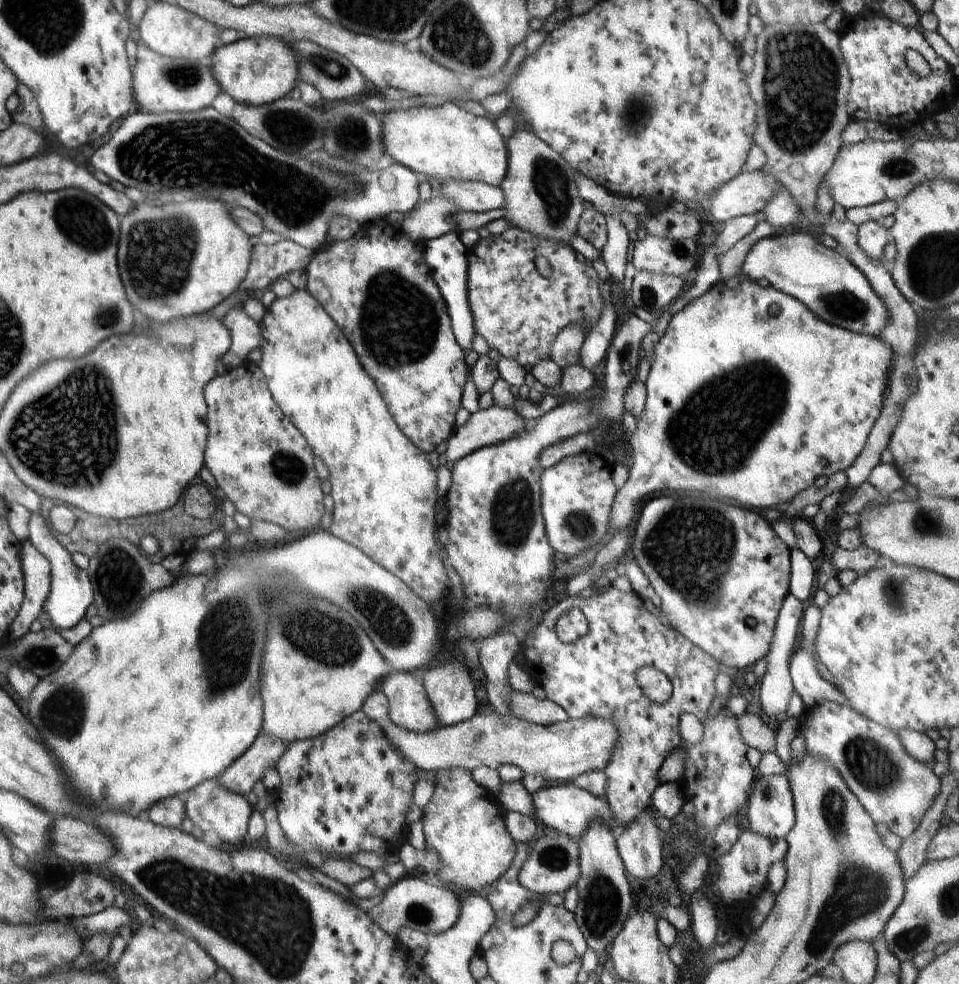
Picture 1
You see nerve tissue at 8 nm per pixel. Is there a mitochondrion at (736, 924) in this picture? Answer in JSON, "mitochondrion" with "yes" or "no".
{"mitochondrion":"no"}

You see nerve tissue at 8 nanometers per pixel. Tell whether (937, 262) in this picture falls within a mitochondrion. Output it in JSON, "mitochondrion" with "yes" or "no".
{"mitochondrion":"yes"}

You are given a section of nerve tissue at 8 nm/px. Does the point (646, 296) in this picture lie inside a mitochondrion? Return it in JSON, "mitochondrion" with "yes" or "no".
{"mitochondrion":"yes"}

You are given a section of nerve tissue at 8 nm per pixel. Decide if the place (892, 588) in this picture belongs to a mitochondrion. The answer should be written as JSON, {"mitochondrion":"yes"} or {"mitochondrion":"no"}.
{"mitochondrion":"yes"}

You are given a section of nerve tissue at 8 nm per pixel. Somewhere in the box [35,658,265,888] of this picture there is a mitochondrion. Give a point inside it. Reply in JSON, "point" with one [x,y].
{"point":[65,712]}

